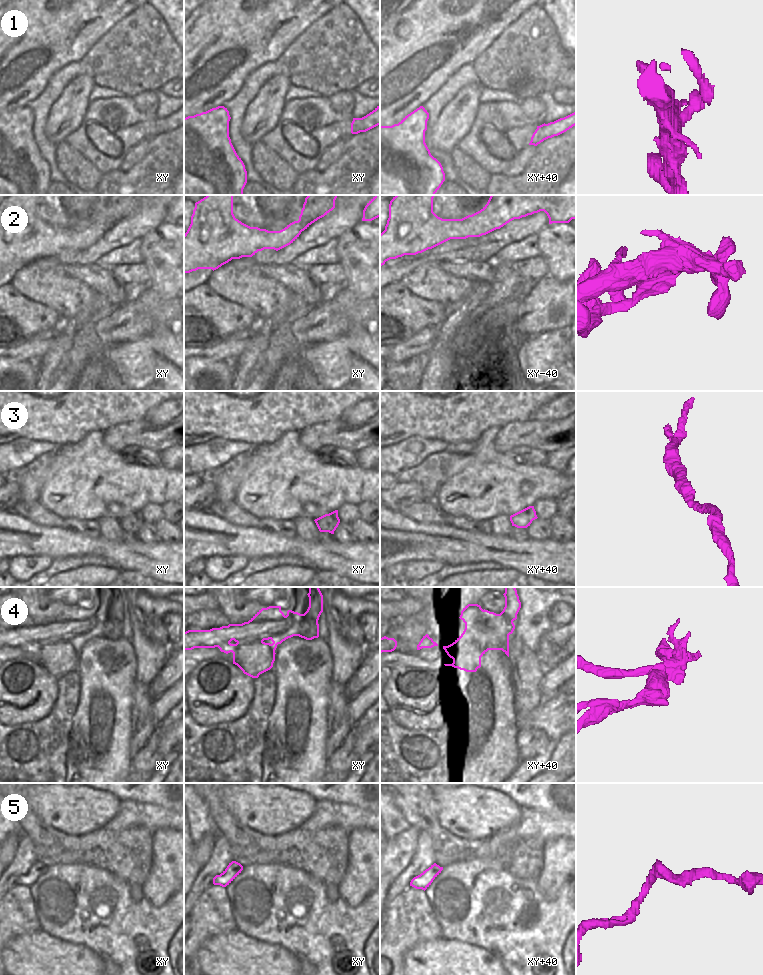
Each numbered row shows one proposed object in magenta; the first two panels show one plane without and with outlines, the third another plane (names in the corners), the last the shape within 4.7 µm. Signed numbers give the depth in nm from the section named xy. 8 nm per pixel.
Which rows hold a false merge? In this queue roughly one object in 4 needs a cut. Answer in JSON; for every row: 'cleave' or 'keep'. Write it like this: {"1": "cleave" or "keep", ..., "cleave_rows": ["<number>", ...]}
{"1": "keep", "2": "keep", "3": "keep", "4": "keep", "5": "keep", "cleave_rows": []}

